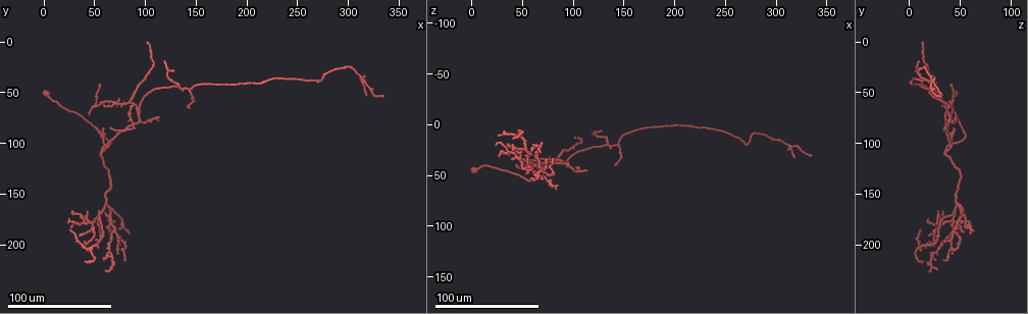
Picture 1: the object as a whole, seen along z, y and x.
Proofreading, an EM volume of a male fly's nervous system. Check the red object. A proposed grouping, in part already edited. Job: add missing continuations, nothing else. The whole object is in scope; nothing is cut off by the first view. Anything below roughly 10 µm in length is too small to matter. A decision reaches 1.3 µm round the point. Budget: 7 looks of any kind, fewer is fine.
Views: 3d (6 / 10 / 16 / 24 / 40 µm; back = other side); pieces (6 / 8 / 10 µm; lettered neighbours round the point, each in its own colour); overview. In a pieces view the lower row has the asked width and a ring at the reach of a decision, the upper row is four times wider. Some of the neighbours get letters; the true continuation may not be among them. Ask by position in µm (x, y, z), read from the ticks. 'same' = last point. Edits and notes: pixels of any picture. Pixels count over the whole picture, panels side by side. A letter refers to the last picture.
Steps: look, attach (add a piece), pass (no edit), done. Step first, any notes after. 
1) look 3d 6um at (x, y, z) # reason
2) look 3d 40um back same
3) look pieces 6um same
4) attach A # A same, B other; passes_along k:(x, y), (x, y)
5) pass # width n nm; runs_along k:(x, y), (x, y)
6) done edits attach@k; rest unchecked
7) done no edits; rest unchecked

look 3d 40um at (116, 72, 44) # free end

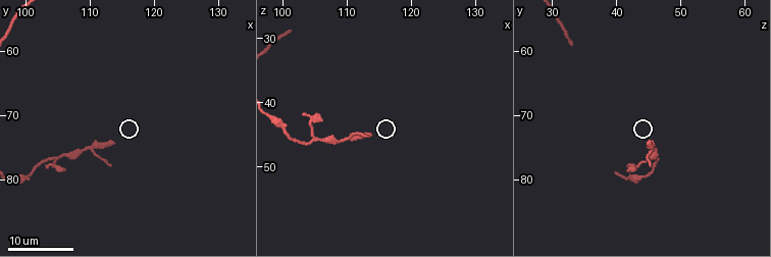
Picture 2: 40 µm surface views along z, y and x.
look pieces 10um at (114.0, 74.0, 45.0)

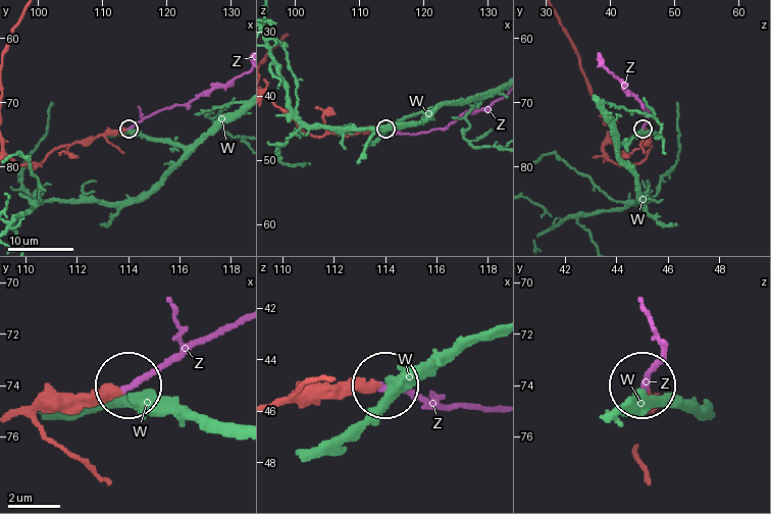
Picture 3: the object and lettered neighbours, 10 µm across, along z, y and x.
attach Z # W other, Z same; passes_along 3:(108, 135), (222, 86); the neuron continues

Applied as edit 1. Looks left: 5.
look 3d 24um at (60, 224, 18)

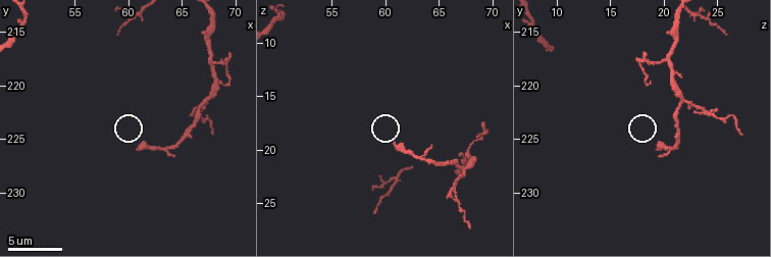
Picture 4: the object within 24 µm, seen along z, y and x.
look pieces 6um at (60.8, 226.0, 19.6) # see the neighbours

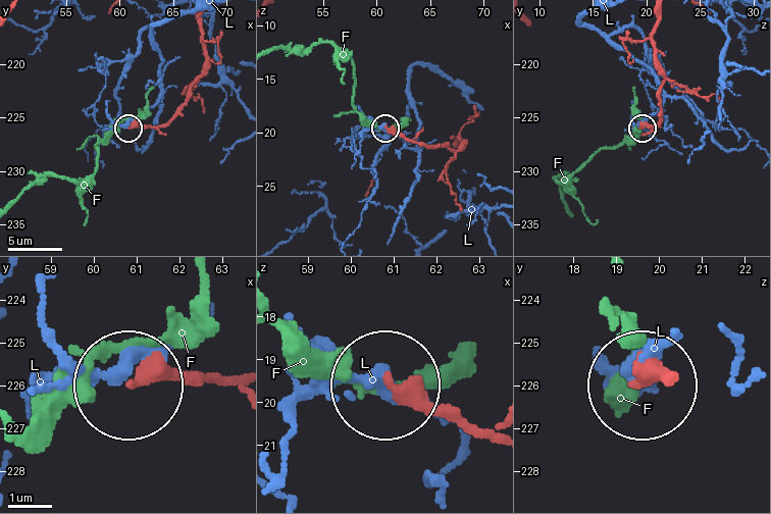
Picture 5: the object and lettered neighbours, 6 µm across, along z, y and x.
pass # width 290 nm; F other, L other; no lettered piece goes on from it

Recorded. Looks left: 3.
look 3d 40um at (76, 198, 36) # an open end

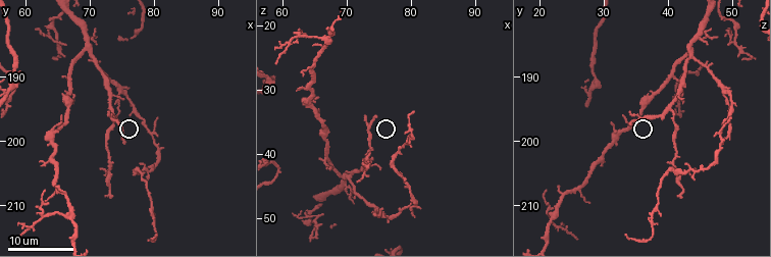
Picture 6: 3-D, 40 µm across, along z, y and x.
look 3d 6um at (74.5, 197.0, 34.0)

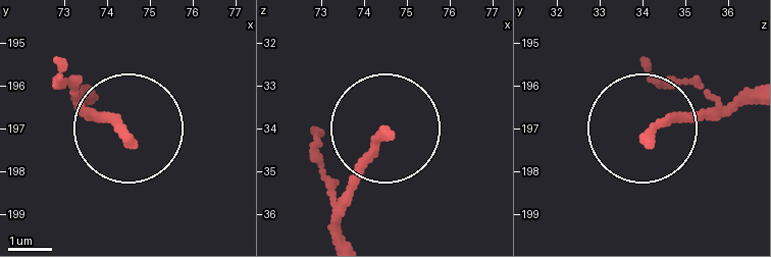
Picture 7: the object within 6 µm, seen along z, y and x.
look pieces 8um at (74.50, 197.20, 34.10)

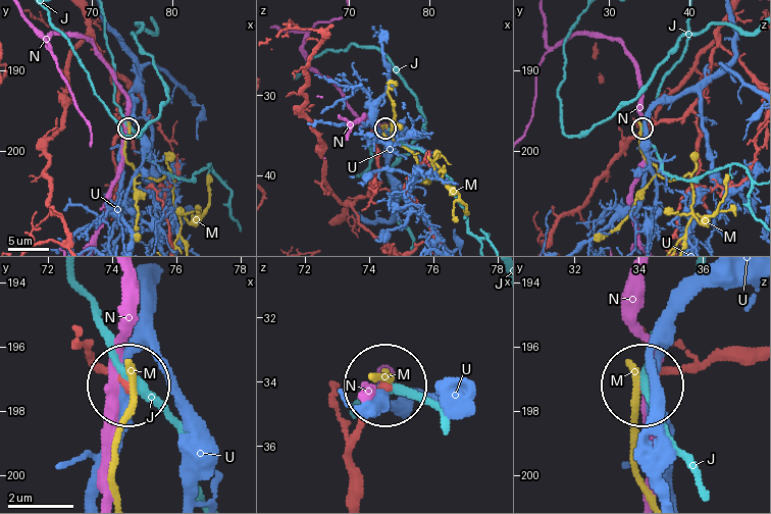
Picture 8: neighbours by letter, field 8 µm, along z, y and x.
pass # J other, M other, N other, U other; none of them fits

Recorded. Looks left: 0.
done edits attach@3; rest unchecked

